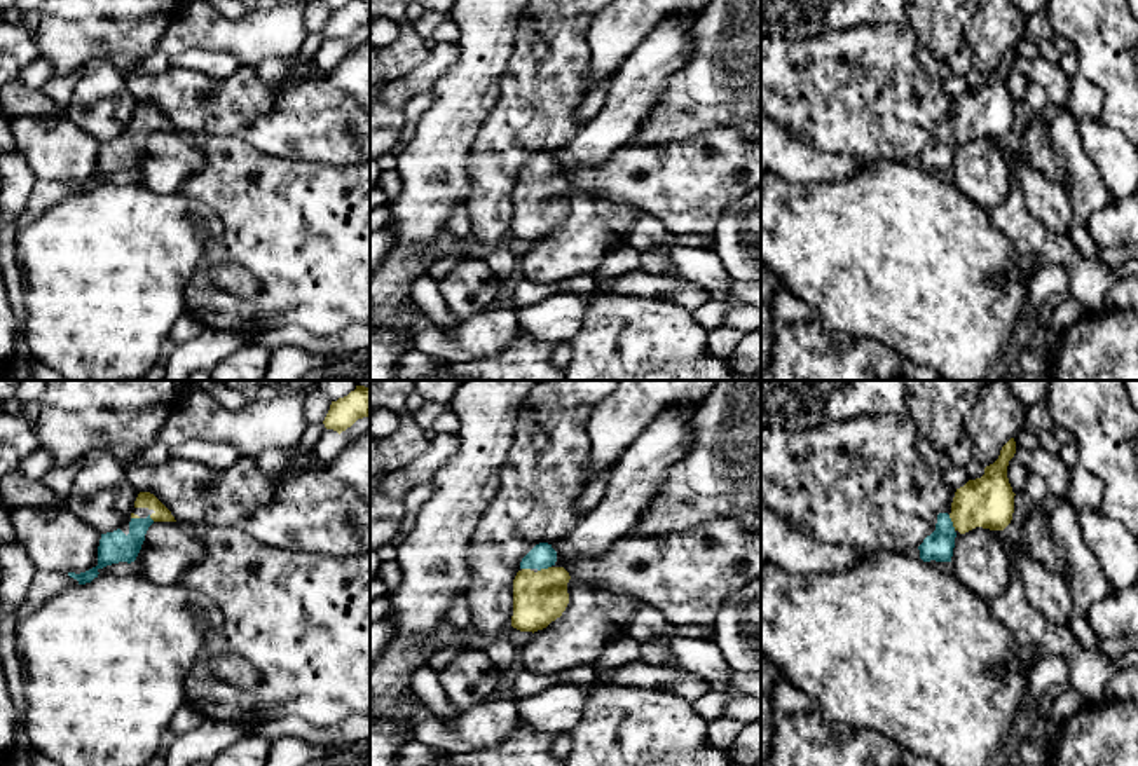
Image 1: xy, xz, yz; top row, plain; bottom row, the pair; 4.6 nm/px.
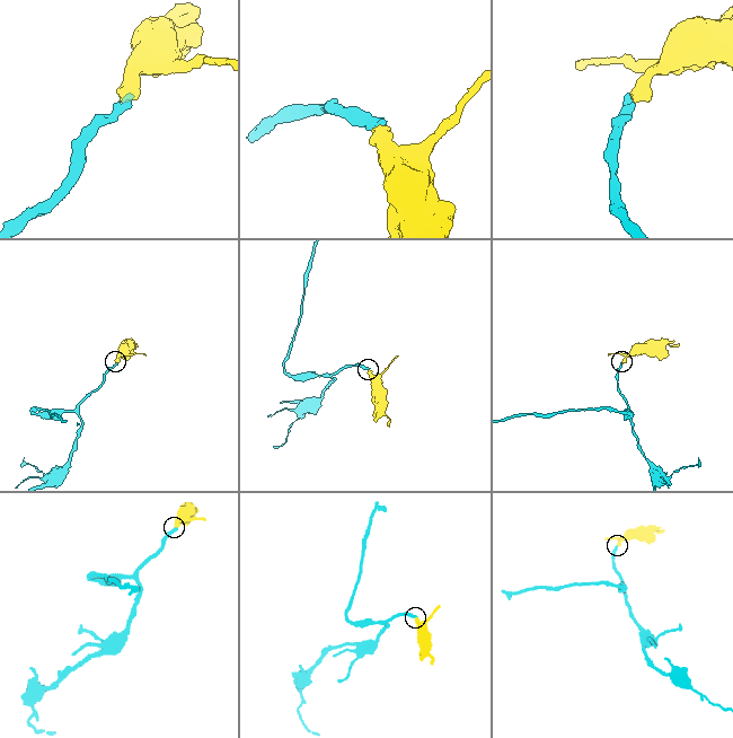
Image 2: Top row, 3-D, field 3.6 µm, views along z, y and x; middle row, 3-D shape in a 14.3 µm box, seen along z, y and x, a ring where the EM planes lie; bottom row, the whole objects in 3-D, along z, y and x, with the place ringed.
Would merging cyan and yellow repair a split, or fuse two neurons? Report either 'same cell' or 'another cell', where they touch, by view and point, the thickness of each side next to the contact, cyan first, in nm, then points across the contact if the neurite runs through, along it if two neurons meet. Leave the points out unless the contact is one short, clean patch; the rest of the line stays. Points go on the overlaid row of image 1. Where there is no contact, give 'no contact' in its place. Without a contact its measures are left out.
same cell | yz (952, 522) | 130/240 nm | across yz (939, 545), (945, 529), (952, 522), (974, 505), (988, 501)

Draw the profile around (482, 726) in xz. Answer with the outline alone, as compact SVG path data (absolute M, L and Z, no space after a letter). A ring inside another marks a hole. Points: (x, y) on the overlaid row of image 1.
M482 700L456 710L454 717L438 717L417 705L412 714L412 736L431 747L470 754L496 747L517 724L513 700Z

